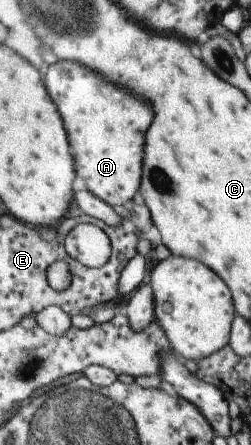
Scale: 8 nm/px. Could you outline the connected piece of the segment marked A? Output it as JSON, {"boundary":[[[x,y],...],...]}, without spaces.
{"boundary":[[[59,60],[51,64],[45,82],[51,97],[59,101],[77,162],[77,175],[84,178],[87,189],[111,207],[125,205],[129,199],[138,197],[145,164],[145,133],[153,123],[151,105],[79,62]]]}

